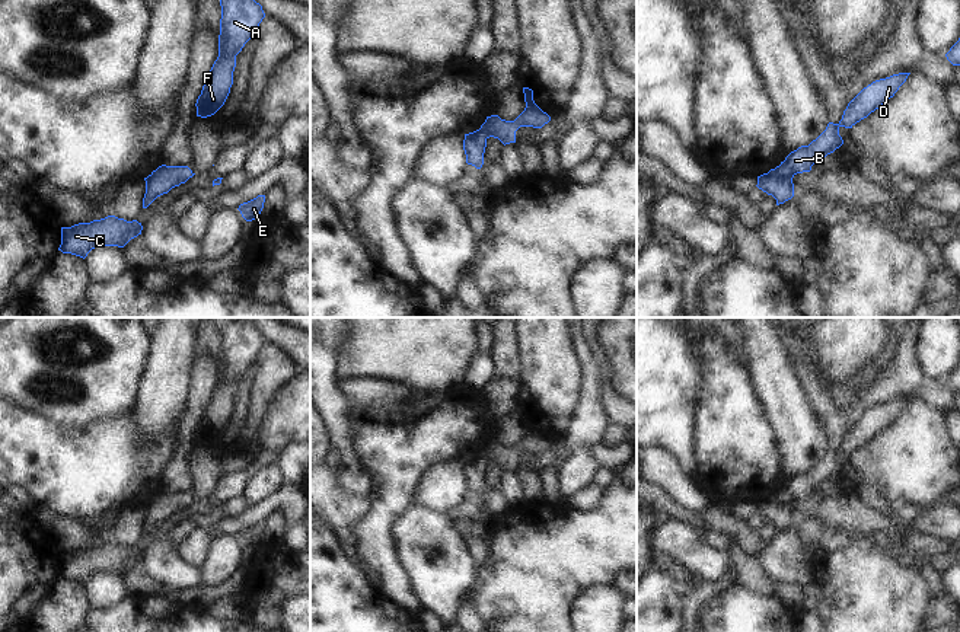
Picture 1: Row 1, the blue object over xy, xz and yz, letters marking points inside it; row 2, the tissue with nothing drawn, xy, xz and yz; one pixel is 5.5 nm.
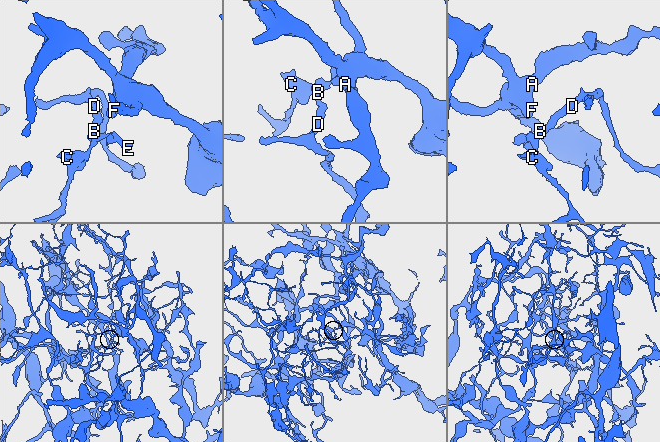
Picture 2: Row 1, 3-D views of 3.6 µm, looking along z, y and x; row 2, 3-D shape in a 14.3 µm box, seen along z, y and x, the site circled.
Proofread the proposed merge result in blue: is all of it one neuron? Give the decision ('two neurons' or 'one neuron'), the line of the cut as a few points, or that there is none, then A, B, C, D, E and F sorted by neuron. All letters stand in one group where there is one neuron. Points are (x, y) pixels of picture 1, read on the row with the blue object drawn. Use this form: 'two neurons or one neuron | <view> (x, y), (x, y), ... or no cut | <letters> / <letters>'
two neurons | yz (774, 169), (791, 182) | A B D F / C E

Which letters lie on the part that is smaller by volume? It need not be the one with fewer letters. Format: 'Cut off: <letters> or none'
Cut off: C, E

